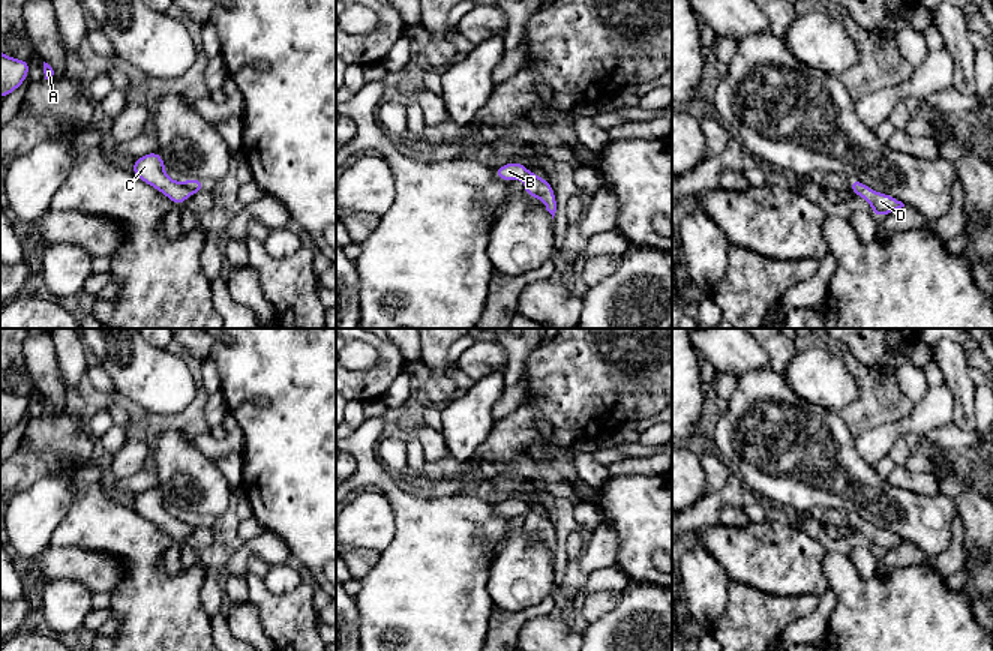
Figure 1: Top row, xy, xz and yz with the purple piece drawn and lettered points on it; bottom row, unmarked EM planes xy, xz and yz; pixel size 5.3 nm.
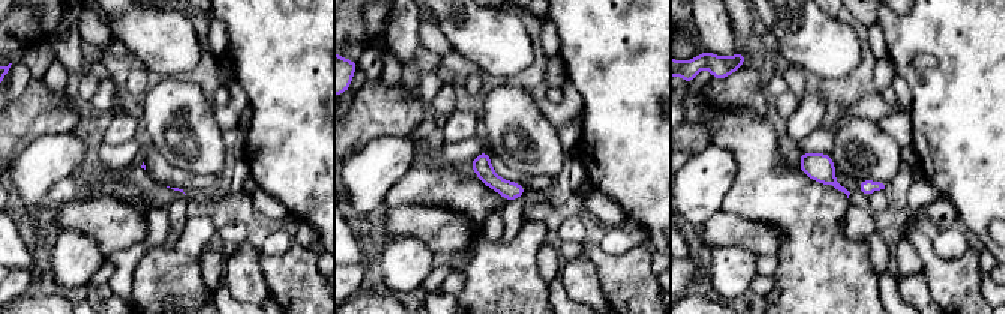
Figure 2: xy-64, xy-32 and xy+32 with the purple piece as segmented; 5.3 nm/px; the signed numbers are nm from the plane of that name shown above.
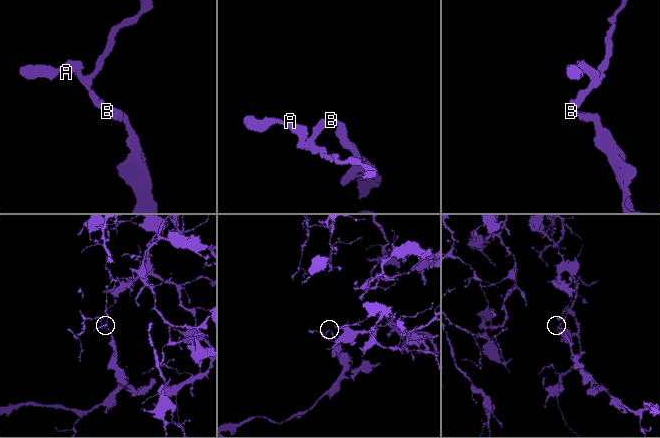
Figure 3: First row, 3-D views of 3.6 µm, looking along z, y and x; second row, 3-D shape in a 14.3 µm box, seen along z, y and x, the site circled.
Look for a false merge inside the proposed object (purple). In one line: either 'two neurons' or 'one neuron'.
two neurons

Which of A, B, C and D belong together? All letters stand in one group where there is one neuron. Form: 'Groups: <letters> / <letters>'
Groups: A B C / D

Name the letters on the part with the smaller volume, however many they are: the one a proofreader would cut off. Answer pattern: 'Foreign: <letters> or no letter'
Foreign: D

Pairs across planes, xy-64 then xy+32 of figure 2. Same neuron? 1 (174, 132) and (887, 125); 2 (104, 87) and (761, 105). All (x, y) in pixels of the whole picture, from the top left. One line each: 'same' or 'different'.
1: different
2: different

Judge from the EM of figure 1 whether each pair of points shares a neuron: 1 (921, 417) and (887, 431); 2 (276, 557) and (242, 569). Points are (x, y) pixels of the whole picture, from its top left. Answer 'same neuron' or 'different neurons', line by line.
1: same neuron
2: same neuron

